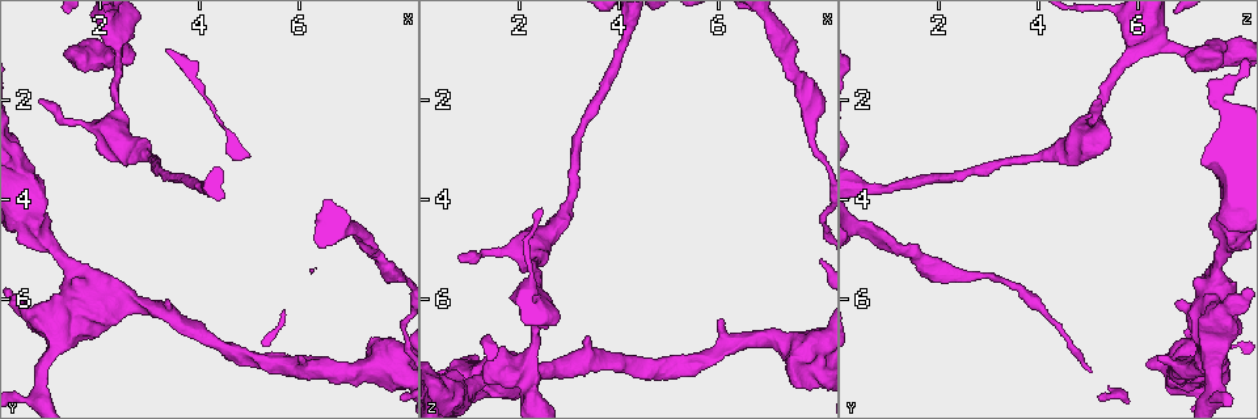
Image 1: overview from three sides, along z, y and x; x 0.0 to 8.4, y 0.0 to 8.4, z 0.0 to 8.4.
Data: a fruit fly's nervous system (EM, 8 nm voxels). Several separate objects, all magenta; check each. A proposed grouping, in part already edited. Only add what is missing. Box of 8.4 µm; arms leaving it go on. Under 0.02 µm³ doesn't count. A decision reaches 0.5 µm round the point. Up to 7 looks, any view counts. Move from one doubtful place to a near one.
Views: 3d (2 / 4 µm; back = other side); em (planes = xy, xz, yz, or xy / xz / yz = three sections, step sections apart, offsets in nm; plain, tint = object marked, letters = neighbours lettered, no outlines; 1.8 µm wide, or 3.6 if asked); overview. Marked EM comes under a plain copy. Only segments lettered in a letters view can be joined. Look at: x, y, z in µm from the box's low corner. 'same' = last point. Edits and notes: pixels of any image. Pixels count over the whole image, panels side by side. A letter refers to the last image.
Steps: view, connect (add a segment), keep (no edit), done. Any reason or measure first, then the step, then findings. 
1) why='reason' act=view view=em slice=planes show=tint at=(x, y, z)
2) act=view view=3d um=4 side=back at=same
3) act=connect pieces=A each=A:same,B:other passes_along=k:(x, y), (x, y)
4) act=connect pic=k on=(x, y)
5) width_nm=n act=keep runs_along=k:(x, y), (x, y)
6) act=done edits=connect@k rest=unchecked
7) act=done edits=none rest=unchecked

why='thick turns thin' act=view view=em slice=xz step=8 show=tint at=(7.85, 5.50, 2.85)

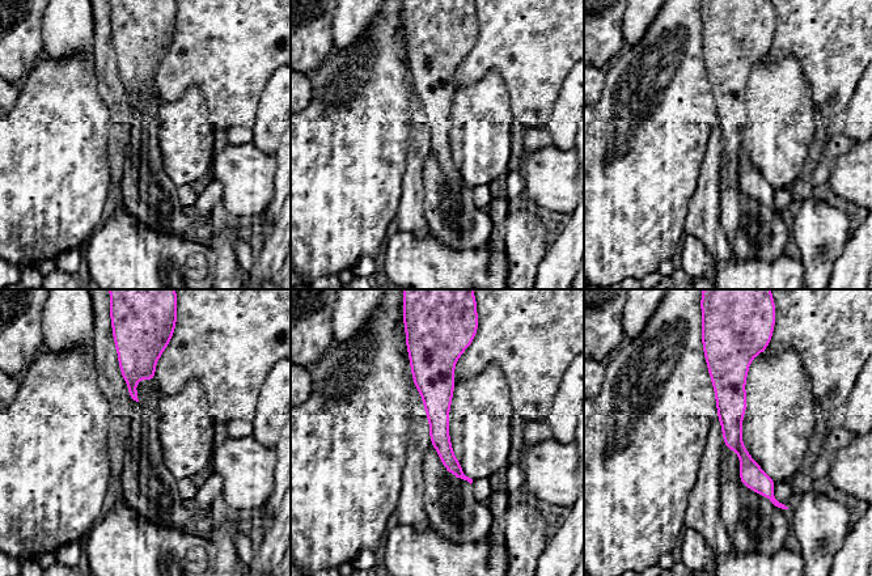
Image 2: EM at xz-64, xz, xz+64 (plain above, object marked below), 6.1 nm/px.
why='see the neighbours' act=view view=em slice=xz step=8 show=letters at=same

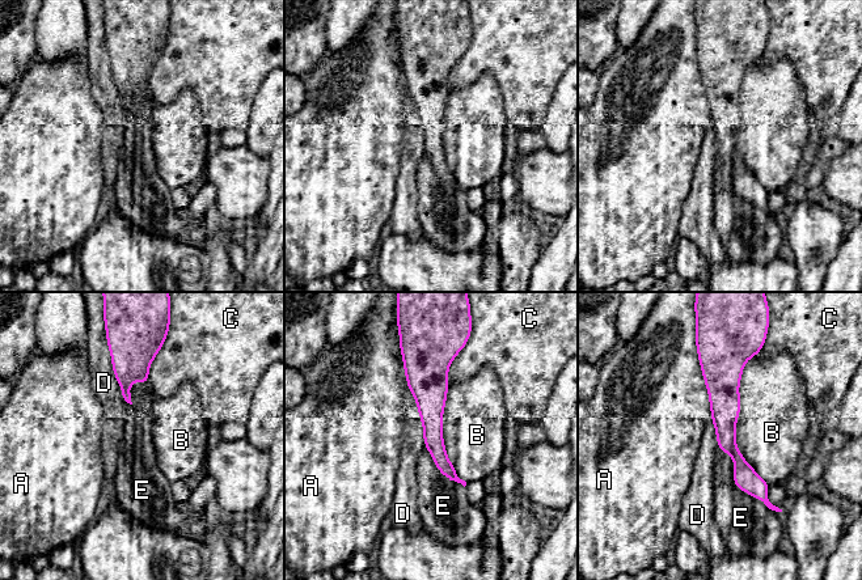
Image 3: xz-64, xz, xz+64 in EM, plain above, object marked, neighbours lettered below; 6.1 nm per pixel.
act=keep each=A:other,B:other,C:other,D:other,E:other found='none of them fits'

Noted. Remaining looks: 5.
why='an open end' act=view view=3d um=2 at=(6.05, 7.25, 6.40)

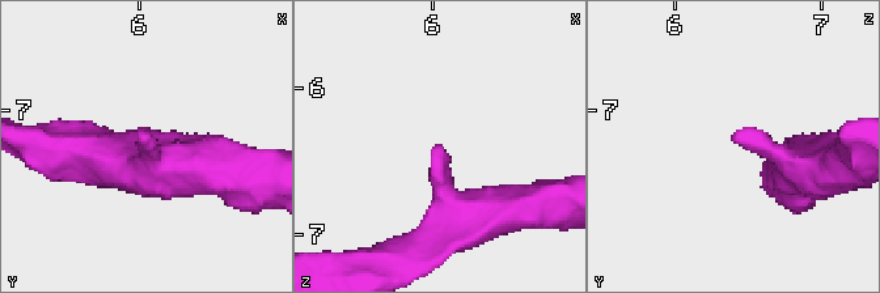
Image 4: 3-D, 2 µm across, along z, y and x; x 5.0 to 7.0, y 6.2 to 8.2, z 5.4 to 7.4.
why='shape alone is not enough' act=view view=em slice=planes show=letters at=(6.06, 7.20, 6.40)

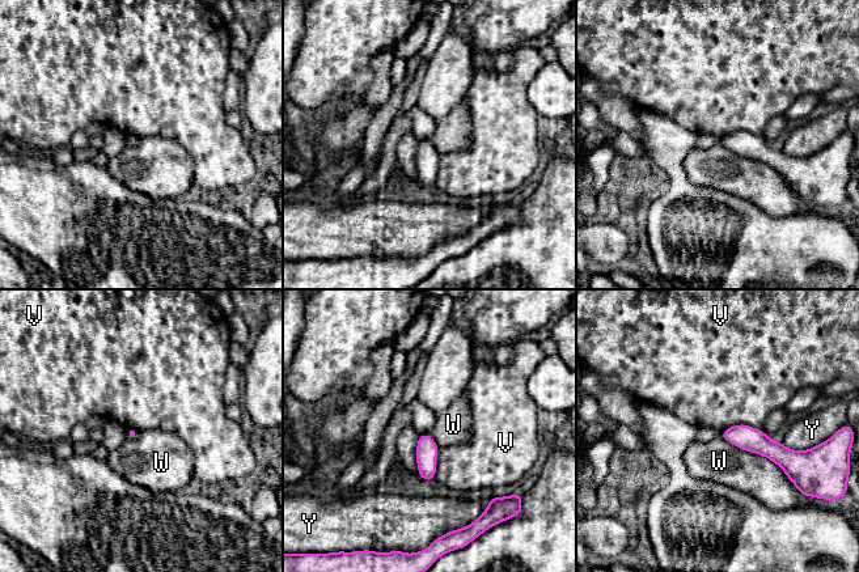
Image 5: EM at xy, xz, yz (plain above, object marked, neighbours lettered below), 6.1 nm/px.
act=keep each=V:other,W:other,Y:other runs_along=5:(726, 433), (799, 456) found='none of them fits'

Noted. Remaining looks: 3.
act=view view=3d um=4 at=(3.40, 6.00, 6.75)

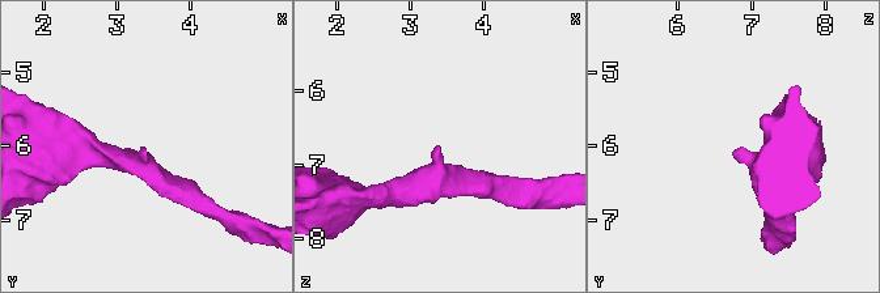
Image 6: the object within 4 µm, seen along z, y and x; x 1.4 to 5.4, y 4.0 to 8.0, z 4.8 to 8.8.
why='now the EM' act=view view=em slice=xz step=4 show=tint at=(3.40, 6.00, 6.75)

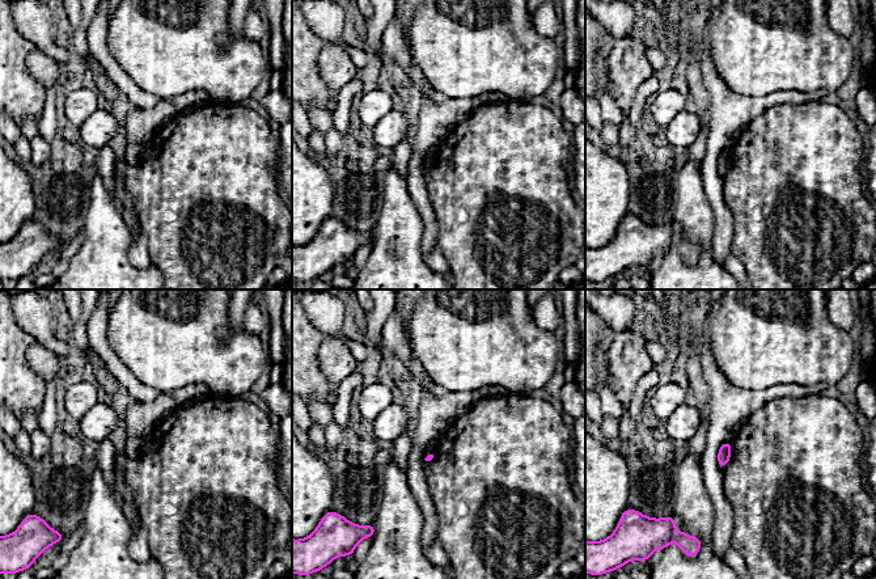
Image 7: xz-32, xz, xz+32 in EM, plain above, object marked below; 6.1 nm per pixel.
why='another direction' act=view view=em slice=planes show=letters at=same

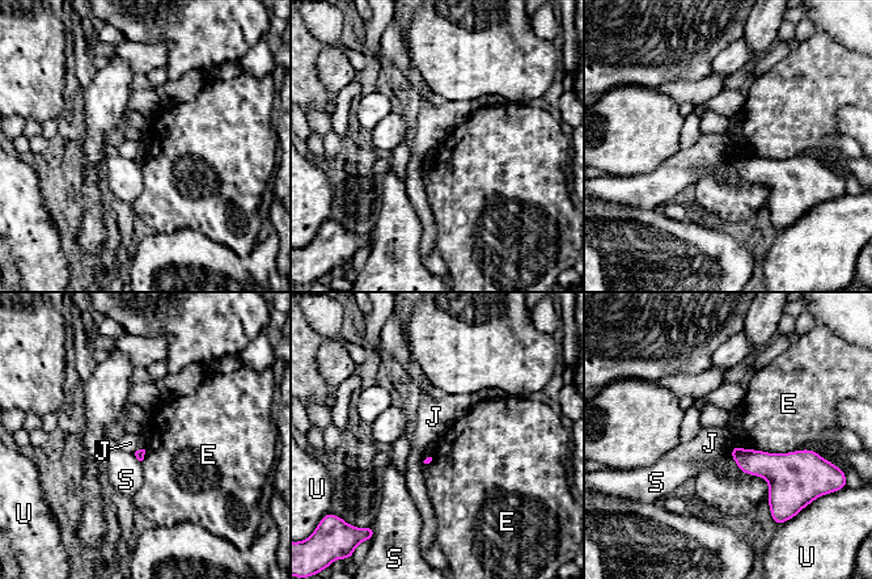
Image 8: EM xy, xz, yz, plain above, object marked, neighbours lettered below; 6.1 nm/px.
act=keep each=E:other,J:other,S:other,U:other border=8:(733, 446), (729, 449) found='none of them fits'

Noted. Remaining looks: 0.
act=done edits=none rest=unchecked

